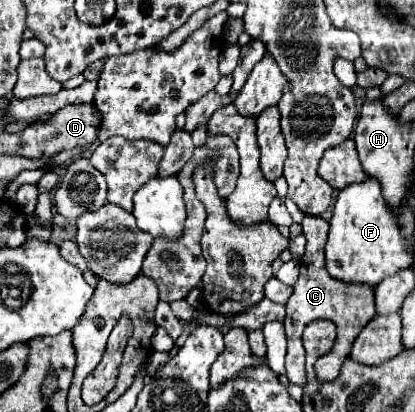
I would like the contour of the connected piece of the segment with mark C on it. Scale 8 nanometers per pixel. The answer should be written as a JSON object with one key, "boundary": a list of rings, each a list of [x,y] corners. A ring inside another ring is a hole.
{"boundary":[[[305,216],[301,226],[303,226],[303,232],[307,236],[307,250],[299,262],[301,274],[299,274],[299,280],[295,284],[295,292],[291,294],[291,298],[287,302],[287,316],[283,320],[285,332],[287,332],[287,364],[285,364],[287,378],[289,378],[289,382],[299,384],[299,386],[305,384],[305,368],[303,368],[305,352],[303,352],[303,344],[301,344],[301,332],[311,320],[327,318],[327,320],[335,322],[335,326],[337,326],[337,340],[335,340],[333,350],[315,362],[317,380],[331,382],[339,376],[341,364],[349,356],[351,344],[357,338],[359,330],[363,330],[363,326],[375,316],[375,298],[373,298],[375,290],[371,286],[339,282],[337,278],[331,278],[327,274],[323,252],[325,252],[329,222],[319,218],[319,216]]]}

